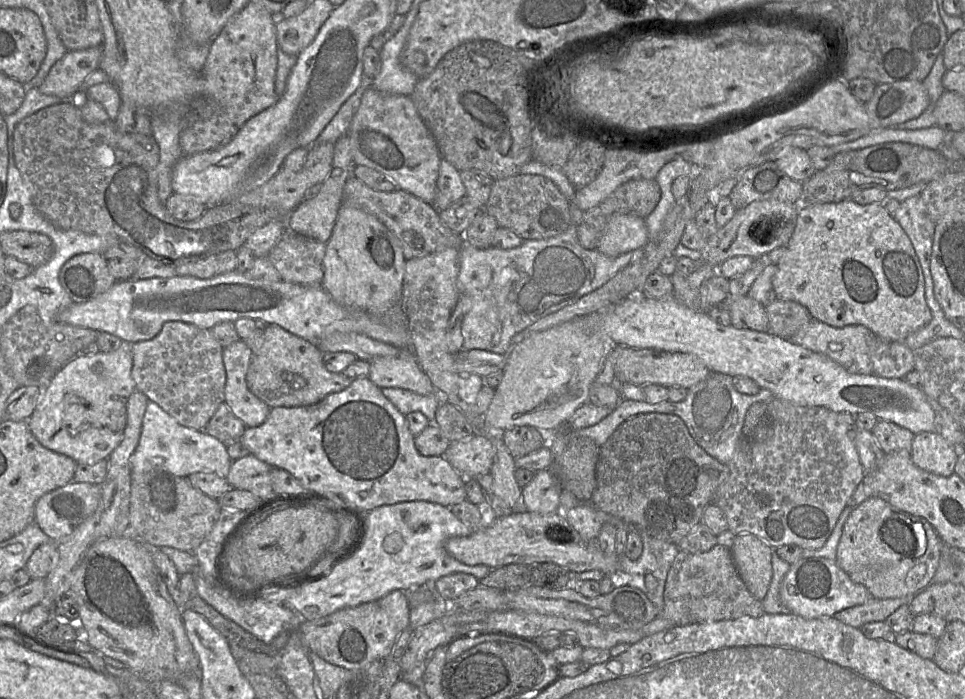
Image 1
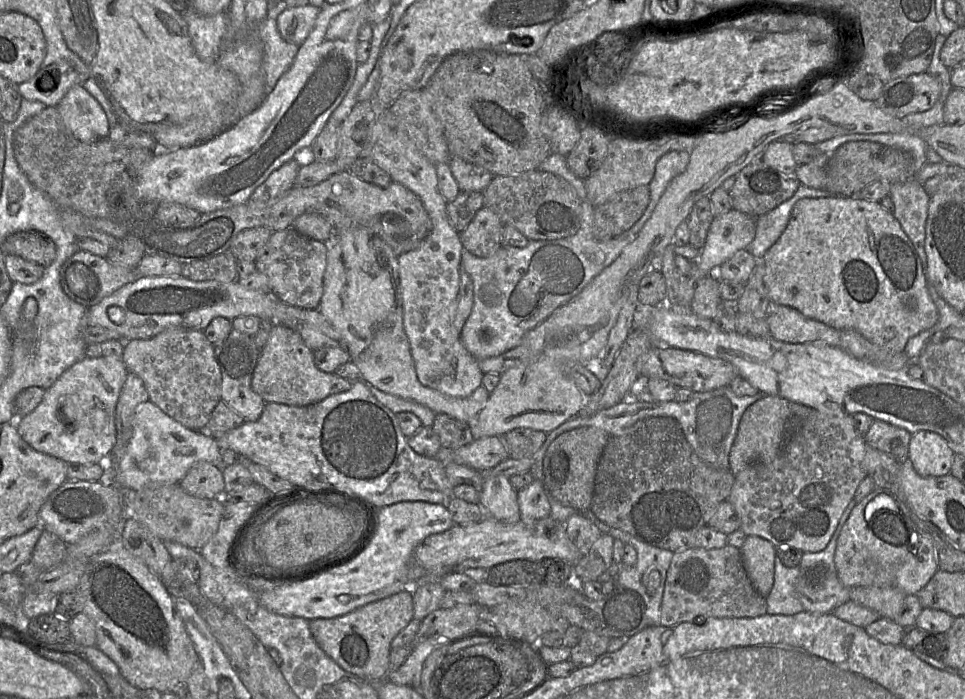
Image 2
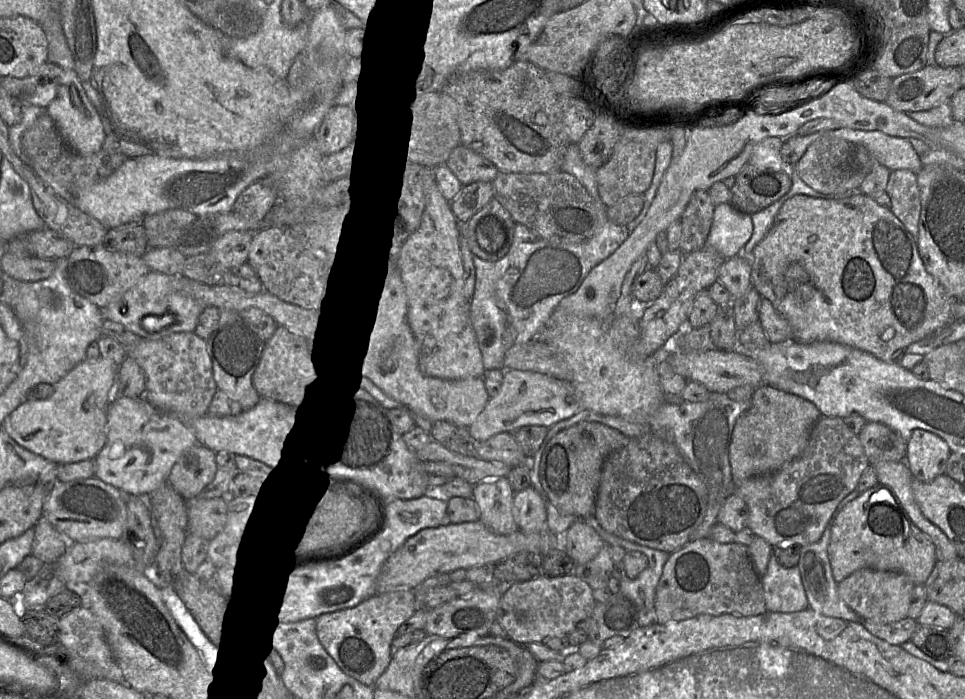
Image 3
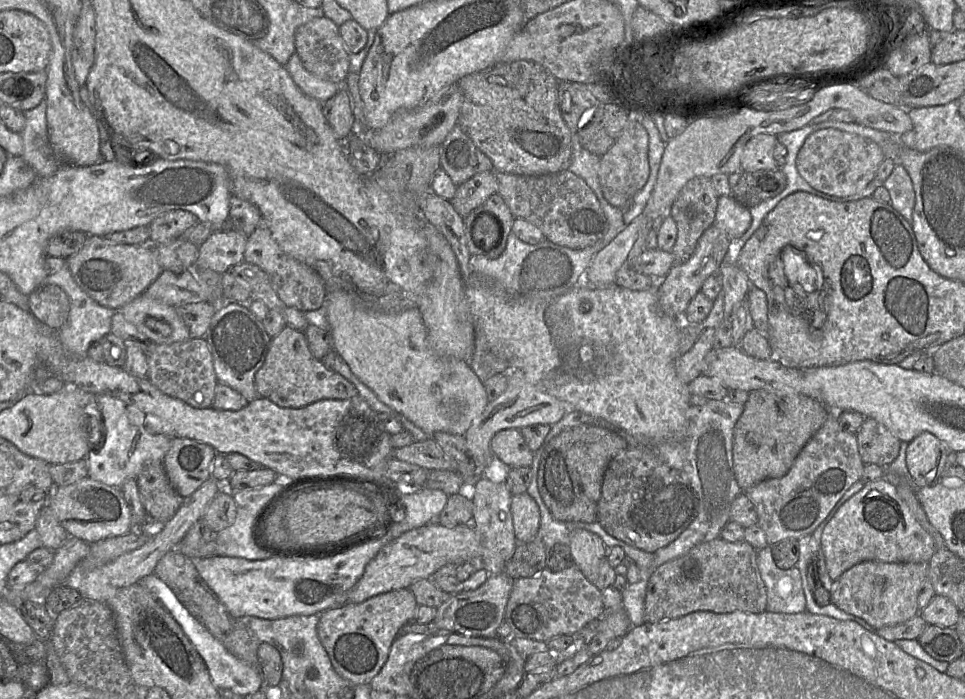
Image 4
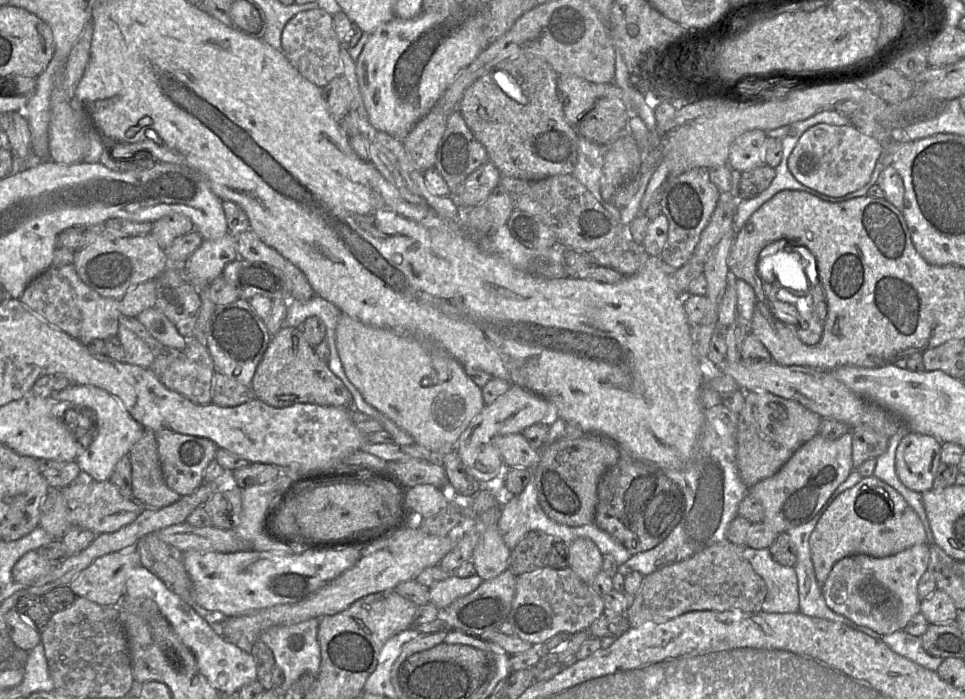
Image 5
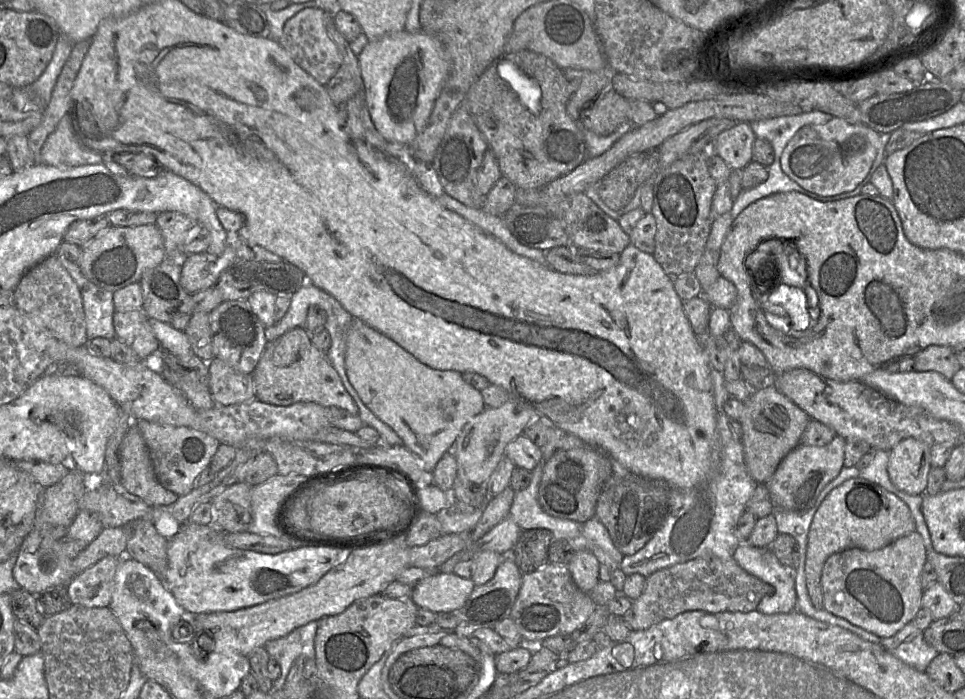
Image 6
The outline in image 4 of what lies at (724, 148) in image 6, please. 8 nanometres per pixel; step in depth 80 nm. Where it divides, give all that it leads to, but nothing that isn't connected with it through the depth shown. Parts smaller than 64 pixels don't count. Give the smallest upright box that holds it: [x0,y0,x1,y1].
[741,134,778,172]

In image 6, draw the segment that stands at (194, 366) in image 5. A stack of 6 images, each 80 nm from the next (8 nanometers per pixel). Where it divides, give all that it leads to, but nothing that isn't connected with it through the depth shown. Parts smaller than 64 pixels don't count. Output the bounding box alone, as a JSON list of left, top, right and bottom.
[162,368,214,409]

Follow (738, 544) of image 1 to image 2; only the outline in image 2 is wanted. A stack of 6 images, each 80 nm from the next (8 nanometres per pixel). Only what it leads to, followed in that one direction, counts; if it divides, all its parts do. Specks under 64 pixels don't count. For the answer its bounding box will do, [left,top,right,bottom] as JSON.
[740,535,776,598]

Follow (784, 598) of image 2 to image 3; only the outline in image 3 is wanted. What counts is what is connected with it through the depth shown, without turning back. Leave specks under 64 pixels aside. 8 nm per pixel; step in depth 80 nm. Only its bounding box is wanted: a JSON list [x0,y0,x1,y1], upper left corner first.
[761,553,809,613]

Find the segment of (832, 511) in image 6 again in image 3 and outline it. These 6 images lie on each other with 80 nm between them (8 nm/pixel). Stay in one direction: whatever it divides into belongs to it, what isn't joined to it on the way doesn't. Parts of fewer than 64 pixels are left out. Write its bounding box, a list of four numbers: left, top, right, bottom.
[828,483,937,585]

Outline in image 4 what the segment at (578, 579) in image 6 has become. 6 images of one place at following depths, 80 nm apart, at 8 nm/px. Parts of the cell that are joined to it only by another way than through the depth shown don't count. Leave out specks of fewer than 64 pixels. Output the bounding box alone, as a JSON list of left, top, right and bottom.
[567,530,607,572]

